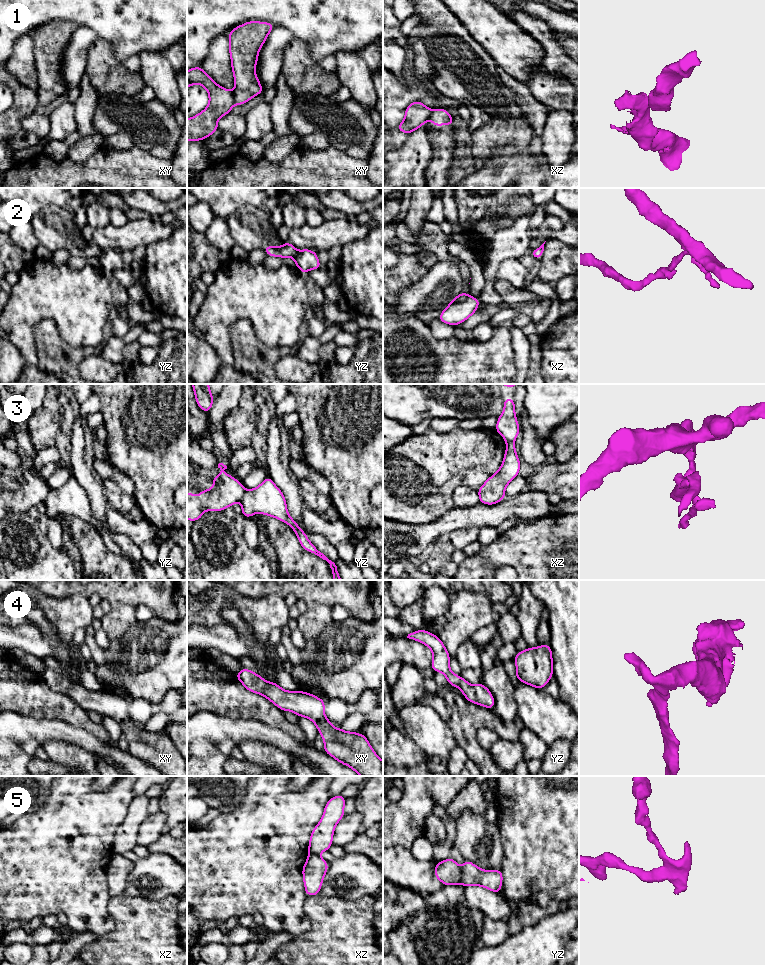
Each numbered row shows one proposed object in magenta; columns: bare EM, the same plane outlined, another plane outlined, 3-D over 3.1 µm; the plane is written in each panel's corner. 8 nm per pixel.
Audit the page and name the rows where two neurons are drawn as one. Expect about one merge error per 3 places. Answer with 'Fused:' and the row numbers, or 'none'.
Fused: 1, 2, 3, 5

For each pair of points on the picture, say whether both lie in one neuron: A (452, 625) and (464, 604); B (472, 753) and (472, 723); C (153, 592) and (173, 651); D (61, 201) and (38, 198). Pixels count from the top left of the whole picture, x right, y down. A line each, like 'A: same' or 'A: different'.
A: same
B: same
C: different
D: same

